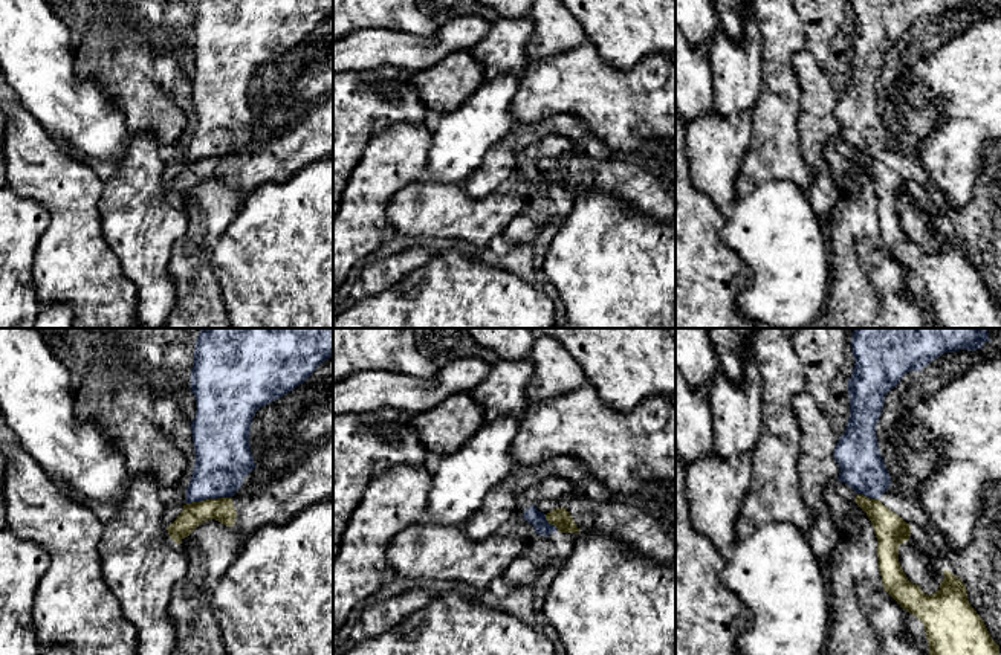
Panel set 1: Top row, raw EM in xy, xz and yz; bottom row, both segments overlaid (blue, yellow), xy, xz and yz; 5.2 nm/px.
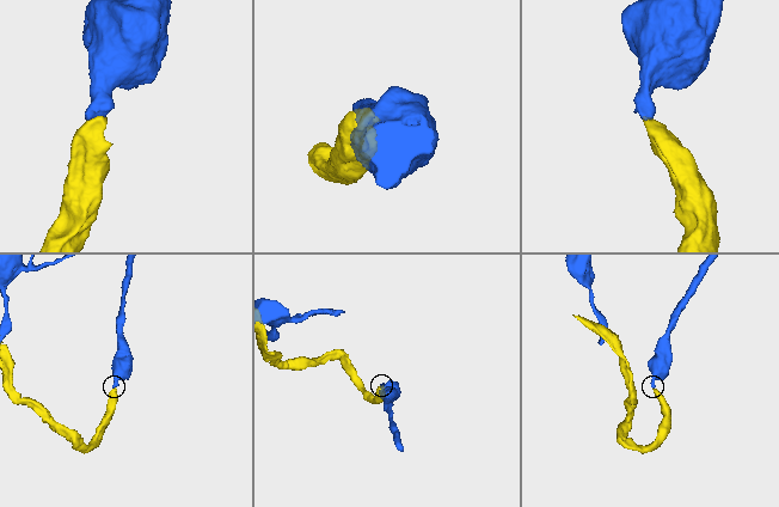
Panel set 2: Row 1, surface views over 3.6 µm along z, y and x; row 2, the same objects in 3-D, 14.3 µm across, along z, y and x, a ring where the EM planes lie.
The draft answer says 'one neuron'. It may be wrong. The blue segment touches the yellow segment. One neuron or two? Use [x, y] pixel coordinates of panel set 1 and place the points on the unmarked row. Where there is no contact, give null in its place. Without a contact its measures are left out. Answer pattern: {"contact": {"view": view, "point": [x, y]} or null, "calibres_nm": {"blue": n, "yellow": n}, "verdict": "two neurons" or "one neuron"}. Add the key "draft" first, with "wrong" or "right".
{"draft": "wrong", "contact": {"view": "xy", "point": [208, 156]}, "calibres_nm": {"blue": 300, "yellow": 120}, "verdict": "two neurons"}

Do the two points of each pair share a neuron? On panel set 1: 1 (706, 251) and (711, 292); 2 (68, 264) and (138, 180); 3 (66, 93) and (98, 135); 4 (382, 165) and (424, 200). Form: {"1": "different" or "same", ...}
{"1": "same", "2": "different", "3": "same", "4": "different"}

